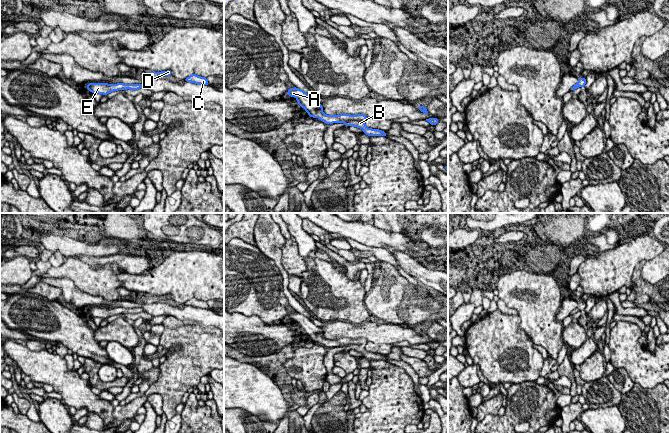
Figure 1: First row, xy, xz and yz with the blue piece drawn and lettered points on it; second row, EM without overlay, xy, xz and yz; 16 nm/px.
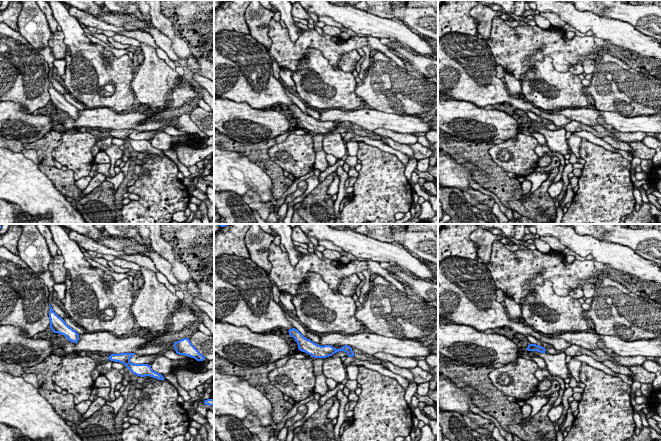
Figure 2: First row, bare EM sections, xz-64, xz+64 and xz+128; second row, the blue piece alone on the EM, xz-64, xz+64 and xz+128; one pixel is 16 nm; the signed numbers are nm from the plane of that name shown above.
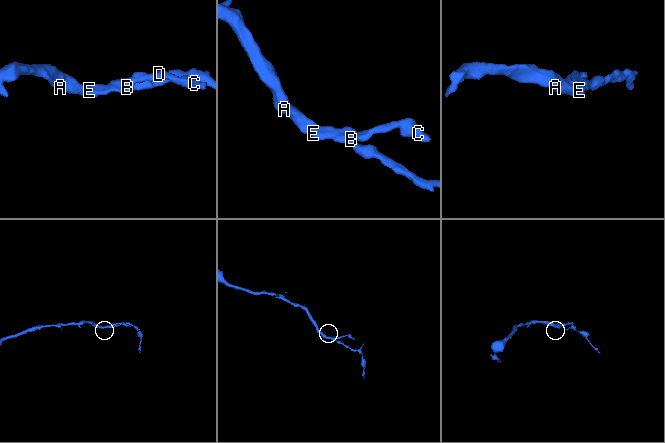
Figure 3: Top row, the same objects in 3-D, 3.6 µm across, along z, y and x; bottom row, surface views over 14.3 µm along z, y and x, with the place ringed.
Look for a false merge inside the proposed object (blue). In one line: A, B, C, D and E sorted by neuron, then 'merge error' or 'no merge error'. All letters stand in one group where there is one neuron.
groups A B C D E; no merge error

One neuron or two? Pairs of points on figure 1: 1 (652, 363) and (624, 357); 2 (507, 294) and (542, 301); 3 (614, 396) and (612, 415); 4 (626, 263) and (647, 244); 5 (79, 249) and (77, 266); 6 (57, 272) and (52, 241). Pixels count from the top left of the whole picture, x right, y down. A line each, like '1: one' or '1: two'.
1: one
2: one
3: two
4: one
5: two
6: two

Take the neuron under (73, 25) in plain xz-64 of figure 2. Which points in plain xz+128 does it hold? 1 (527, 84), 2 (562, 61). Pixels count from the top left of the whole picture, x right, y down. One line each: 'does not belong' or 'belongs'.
1: belongs
2: does not belong

